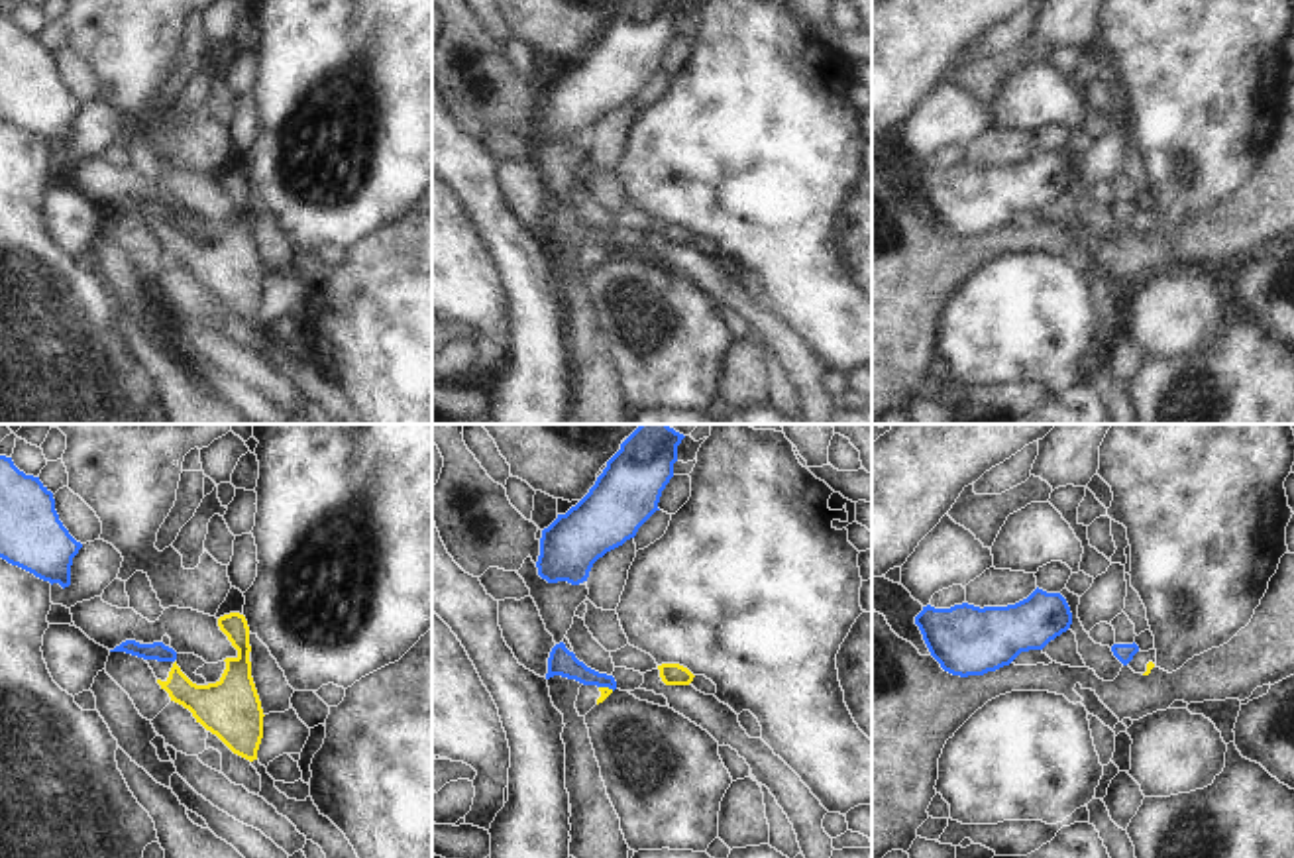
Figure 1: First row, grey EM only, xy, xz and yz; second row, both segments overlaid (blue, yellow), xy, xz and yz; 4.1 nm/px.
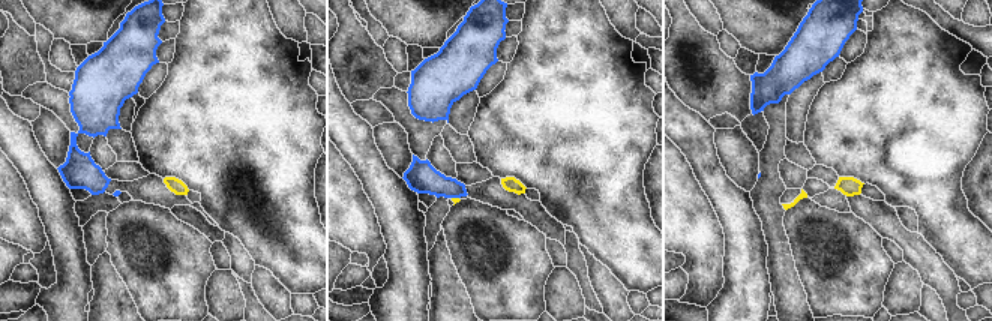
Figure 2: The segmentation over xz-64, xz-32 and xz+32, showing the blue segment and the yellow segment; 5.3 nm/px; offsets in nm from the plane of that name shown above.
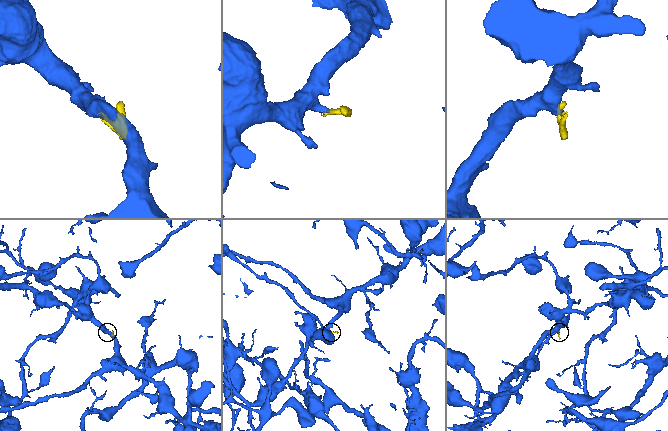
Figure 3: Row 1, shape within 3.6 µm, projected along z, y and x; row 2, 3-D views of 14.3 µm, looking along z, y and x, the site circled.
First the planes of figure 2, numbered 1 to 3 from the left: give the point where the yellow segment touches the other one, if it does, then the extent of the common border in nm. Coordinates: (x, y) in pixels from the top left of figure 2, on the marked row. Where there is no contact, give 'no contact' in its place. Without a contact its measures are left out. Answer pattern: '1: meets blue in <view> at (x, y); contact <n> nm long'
1: no contact
2: meets blue in xz-32 at (455, 197); contact 40 nm long
3: no contact

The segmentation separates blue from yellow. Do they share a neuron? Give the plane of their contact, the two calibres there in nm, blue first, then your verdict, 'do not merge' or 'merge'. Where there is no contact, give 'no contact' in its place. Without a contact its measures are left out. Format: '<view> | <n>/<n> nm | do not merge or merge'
xz | 110/50 nm | do not merge

